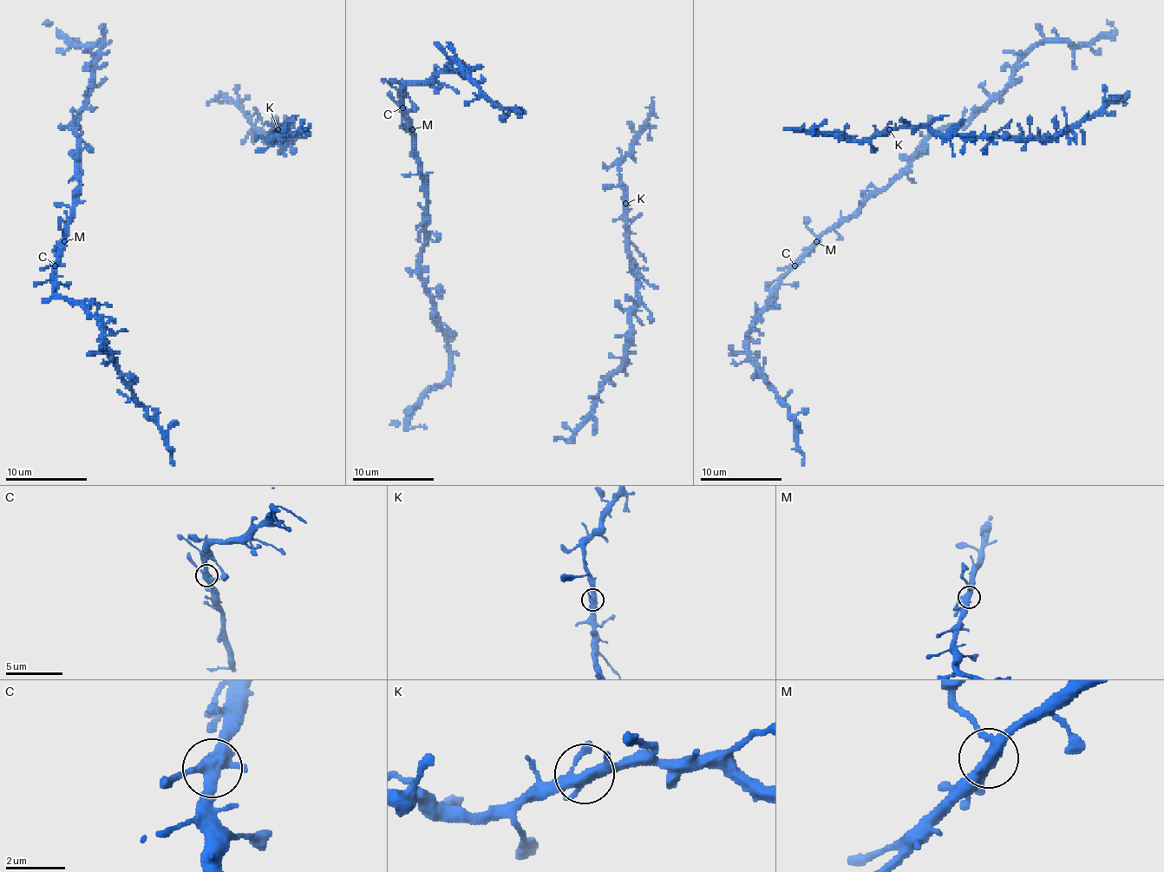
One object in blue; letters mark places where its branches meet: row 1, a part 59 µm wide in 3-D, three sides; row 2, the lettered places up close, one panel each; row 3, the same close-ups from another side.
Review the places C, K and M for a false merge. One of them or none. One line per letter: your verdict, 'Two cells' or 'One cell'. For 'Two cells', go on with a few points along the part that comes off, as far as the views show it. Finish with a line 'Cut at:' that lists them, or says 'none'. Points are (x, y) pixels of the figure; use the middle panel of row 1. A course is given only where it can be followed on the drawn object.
C: One cell
K: One cell
M: One cell
Cut at: none

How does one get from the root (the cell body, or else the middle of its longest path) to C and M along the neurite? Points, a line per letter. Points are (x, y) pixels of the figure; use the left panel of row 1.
C: (94, 68), (87, 103), (73, 120), (73, 134), (79, 140), (79, 200), (62, 256), (55, 265)
M: (94, 68), (94, 83), (87, 91), (87, 103), (73, 120), (73, 134), (79, 140), (79, 200), (64, 241)

